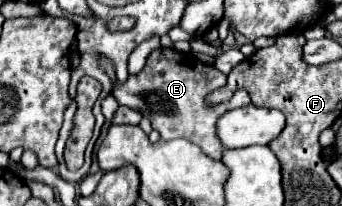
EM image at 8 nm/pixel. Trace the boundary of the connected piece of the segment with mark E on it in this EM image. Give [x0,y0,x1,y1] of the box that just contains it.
[111,48,251,160]

